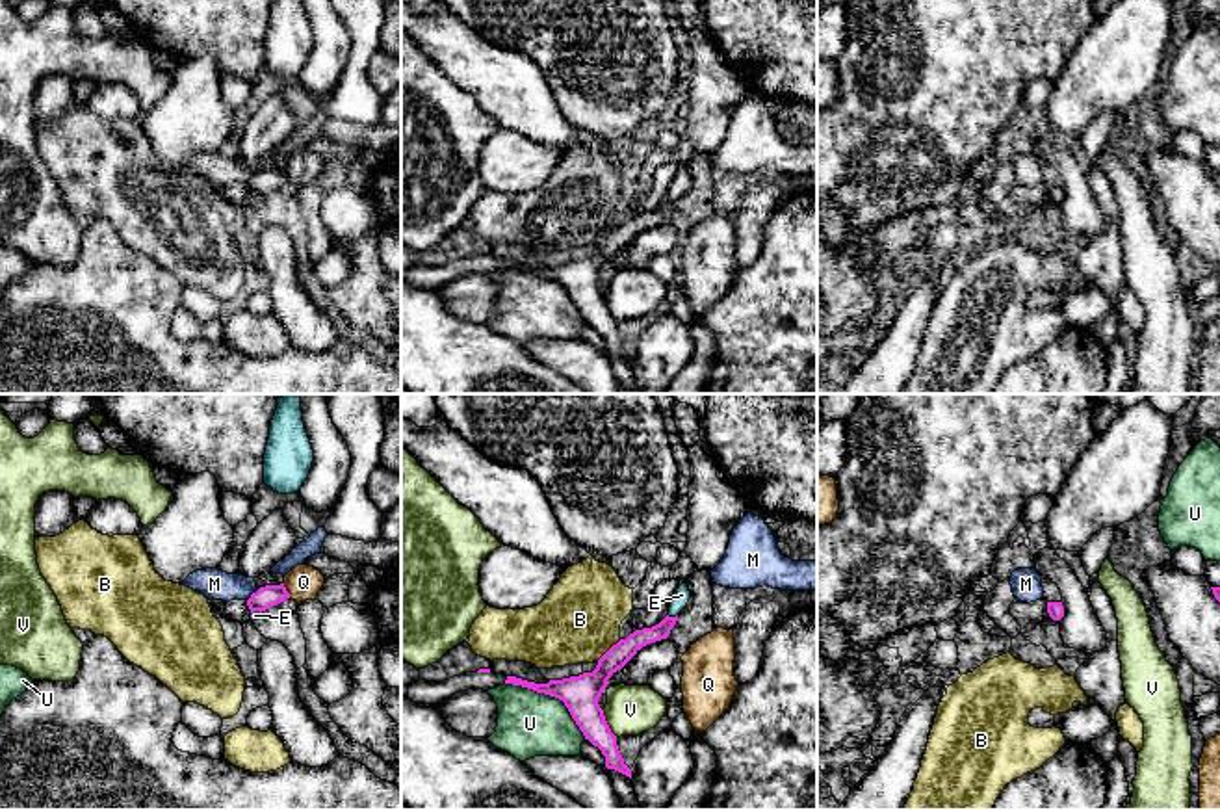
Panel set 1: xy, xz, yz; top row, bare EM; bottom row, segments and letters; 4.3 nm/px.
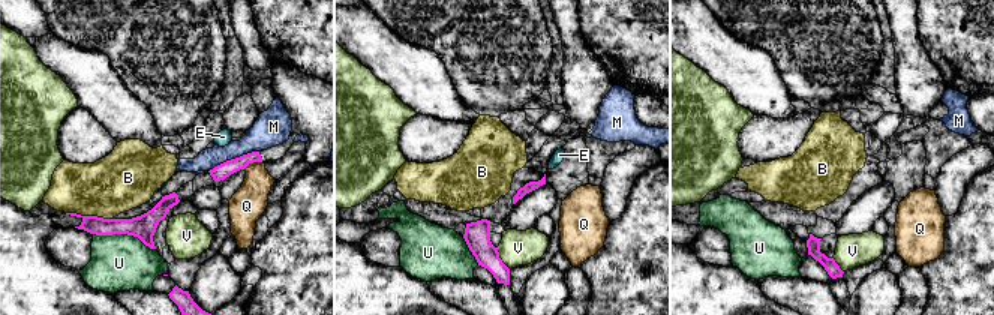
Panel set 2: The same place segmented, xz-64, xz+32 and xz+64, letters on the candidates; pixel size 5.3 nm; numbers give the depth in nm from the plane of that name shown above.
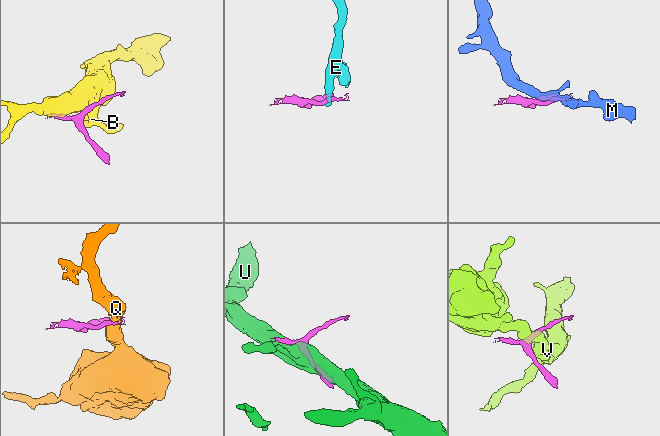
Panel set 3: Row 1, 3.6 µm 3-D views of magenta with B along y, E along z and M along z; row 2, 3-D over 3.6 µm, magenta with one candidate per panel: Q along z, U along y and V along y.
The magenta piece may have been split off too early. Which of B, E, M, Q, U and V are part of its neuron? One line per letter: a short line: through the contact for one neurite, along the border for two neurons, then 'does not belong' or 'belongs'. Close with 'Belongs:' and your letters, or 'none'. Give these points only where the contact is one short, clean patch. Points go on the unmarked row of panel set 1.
B: does not belong
E: line xz (676, 197), (667, 199); does not belong
M: line xy (259, 173), (247, 184); does not belong
Q: line xy (283, 168), (290, 181); does not belong
U: does not belong
V: line xz (602, 294), (608, 311), (617, 320); does not belong
Belongs: none

